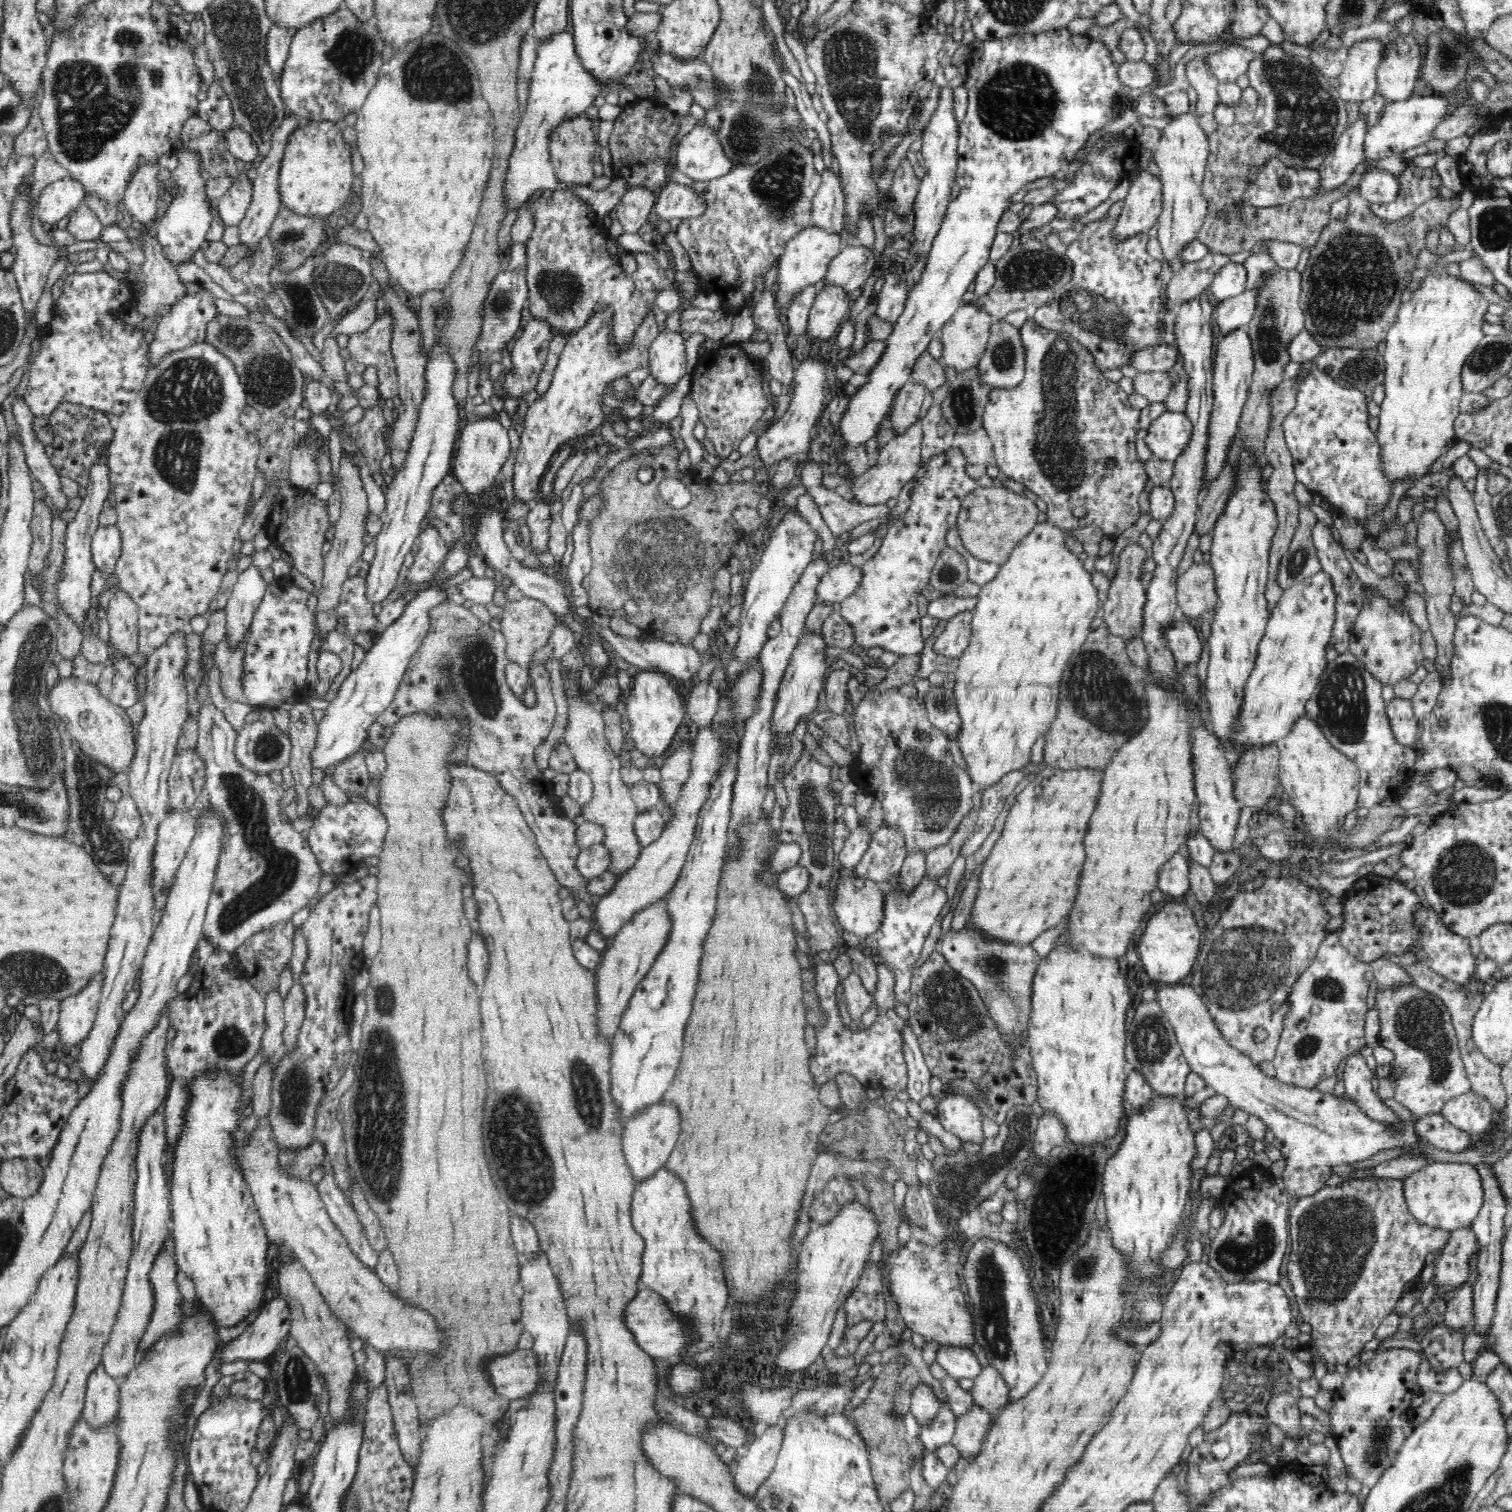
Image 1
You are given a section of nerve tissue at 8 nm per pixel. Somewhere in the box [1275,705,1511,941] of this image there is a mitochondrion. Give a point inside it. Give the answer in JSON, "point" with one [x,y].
{"point":[1464,875]}

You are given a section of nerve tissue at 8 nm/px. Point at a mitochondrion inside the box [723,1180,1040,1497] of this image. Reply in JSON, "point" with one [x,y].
{"point":[989,1276]}

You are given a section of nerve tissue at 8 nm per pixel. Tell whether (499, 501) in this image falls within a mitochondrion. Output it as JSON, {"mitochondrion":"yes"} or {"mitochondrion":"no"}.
{"mitochondrion":"no"}

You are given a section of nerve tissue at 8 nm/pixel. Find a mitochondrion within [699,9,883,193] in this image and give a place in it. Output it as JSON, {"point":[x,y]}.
{"point":[745,137]}

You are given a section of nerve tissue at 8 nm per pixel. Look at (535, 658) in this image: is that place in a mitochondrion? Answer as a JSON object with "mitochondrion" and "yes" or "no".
{"mitochondrion":"no"}

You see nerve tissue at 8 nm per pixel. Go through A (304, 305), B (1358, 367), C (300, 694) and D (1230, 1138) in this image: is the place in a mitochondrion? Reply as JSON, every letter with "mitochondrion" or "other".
{"A":"mitochondrion","B":"mitochondrion","C":"other","D":"other"}

